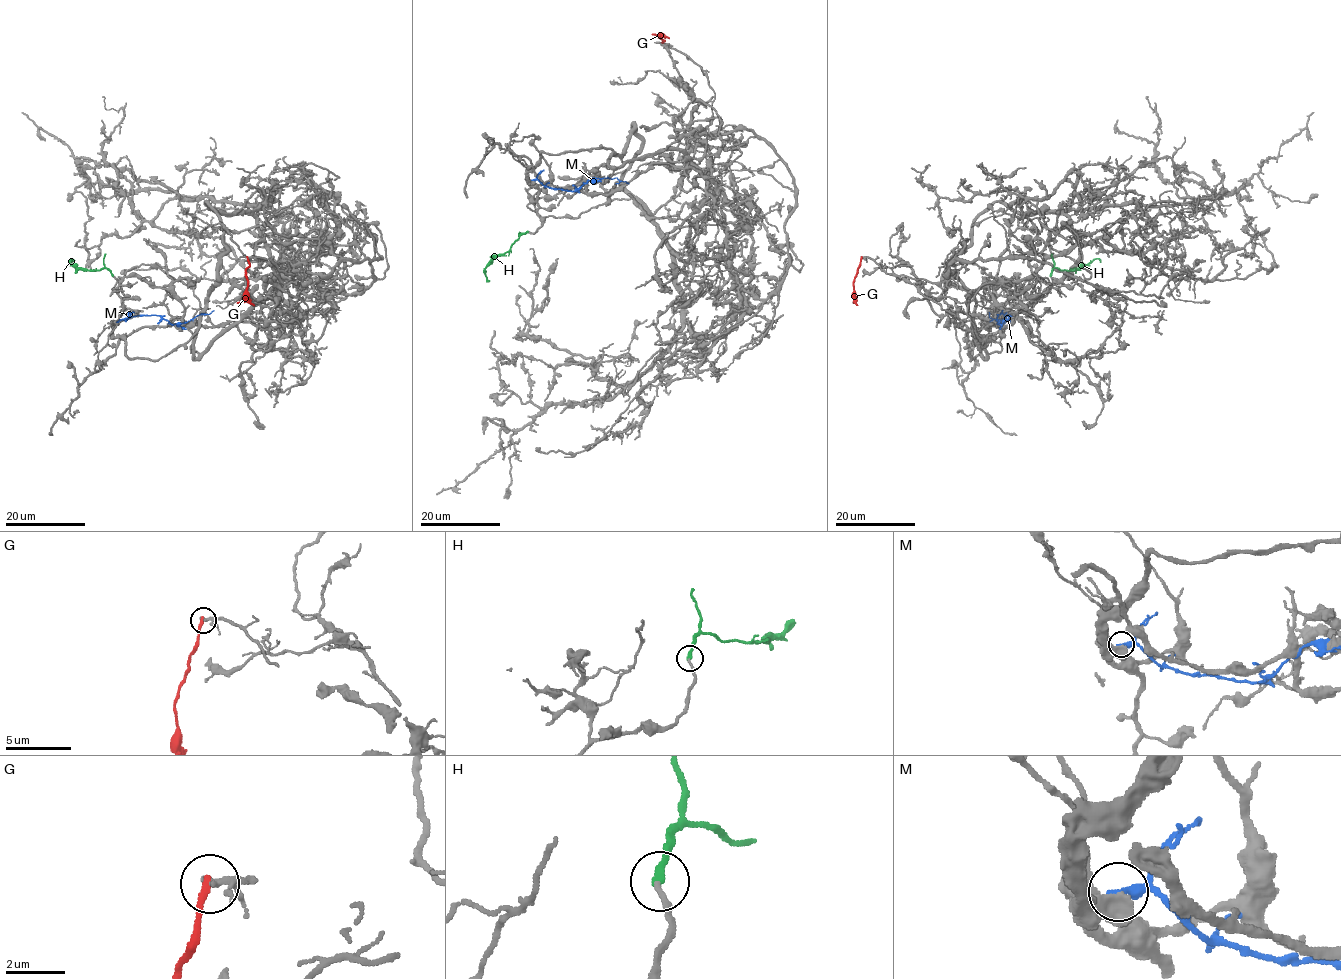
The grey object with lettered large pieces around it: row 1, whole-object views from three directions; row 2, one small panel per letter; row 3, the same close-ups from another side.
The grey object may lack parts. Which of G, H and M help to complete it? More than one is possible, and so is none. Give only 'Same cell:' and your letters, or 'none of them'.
Same cell: H

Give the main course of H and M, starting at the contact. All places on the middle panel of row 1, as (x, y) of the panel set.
H: (528, 231), (484, 269), (486, 281)
M: (533, 180), (554, 189), (574, 191), (587, 181), (600, 178), (616, 178), (628, 184)

